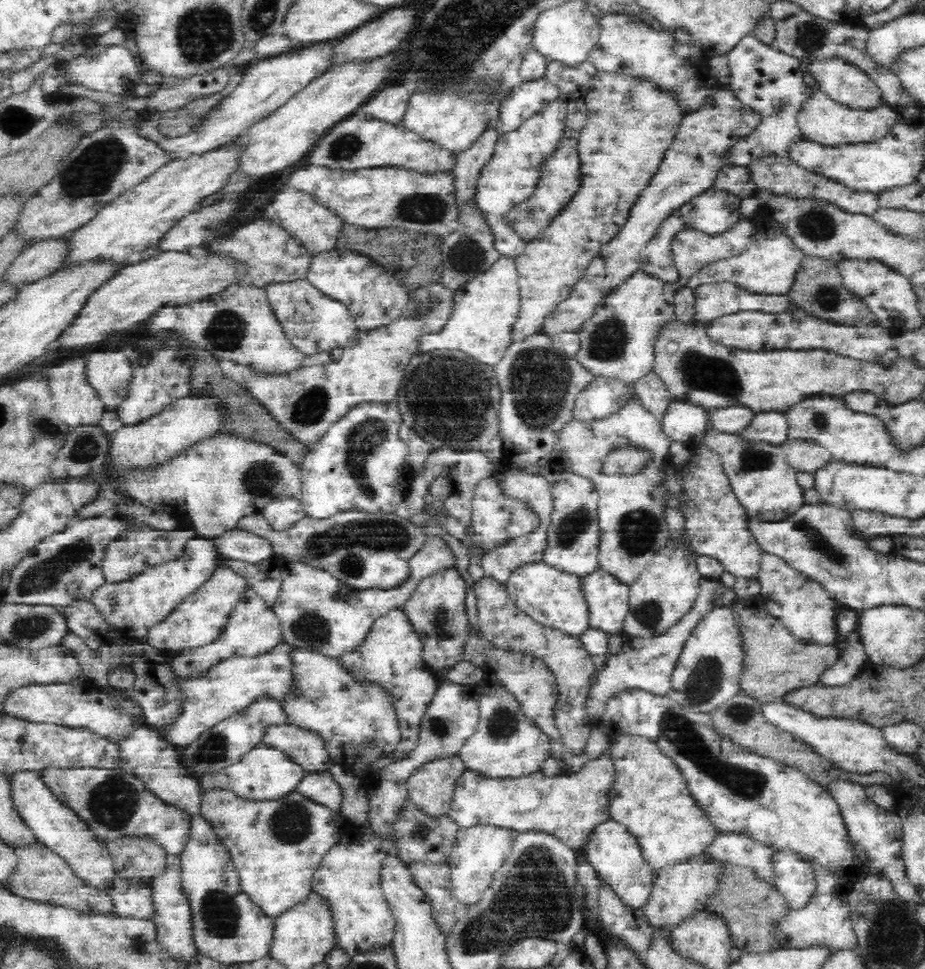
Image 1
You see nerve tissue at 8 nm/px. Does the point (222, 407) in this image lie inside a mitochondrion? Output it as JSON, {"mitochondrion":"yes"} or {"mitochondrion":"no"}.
{"mitochondrion":"no"}

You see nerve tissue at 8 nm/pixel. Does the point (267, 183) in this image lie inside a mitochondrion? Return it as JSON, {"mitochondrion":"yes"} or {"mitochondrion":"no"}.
{"mitochondrion":"no"}

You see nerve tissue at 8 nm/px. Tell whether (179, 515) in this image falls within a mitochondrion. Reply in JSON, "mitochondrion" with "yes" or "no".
{"mitochondrion":"no"}

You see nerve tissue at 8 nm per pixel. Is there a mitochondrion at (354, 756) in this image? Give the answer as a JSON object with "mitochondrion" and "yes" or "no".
{"mitochondrion":"no"}

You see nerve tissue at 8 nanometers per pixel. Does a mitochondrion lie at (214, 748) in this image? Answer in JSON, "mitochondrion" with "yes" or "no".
{"mitochondrion":"yes"}

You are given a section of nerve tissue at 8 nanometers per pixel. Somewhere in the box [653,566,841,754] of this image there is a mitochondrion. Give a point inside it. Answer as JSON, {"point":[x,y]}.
{"point":[706,679]}

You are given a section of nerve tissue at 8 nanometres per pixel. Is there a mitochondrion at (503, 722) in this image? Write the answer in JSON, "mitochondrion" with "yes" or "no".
{"mitochondrion":"yes"}

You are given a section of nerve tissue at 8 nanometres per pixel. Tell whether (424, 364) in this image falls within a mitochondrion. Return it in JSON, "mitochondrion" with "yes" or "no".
{"mitochondrion":"yes"}

